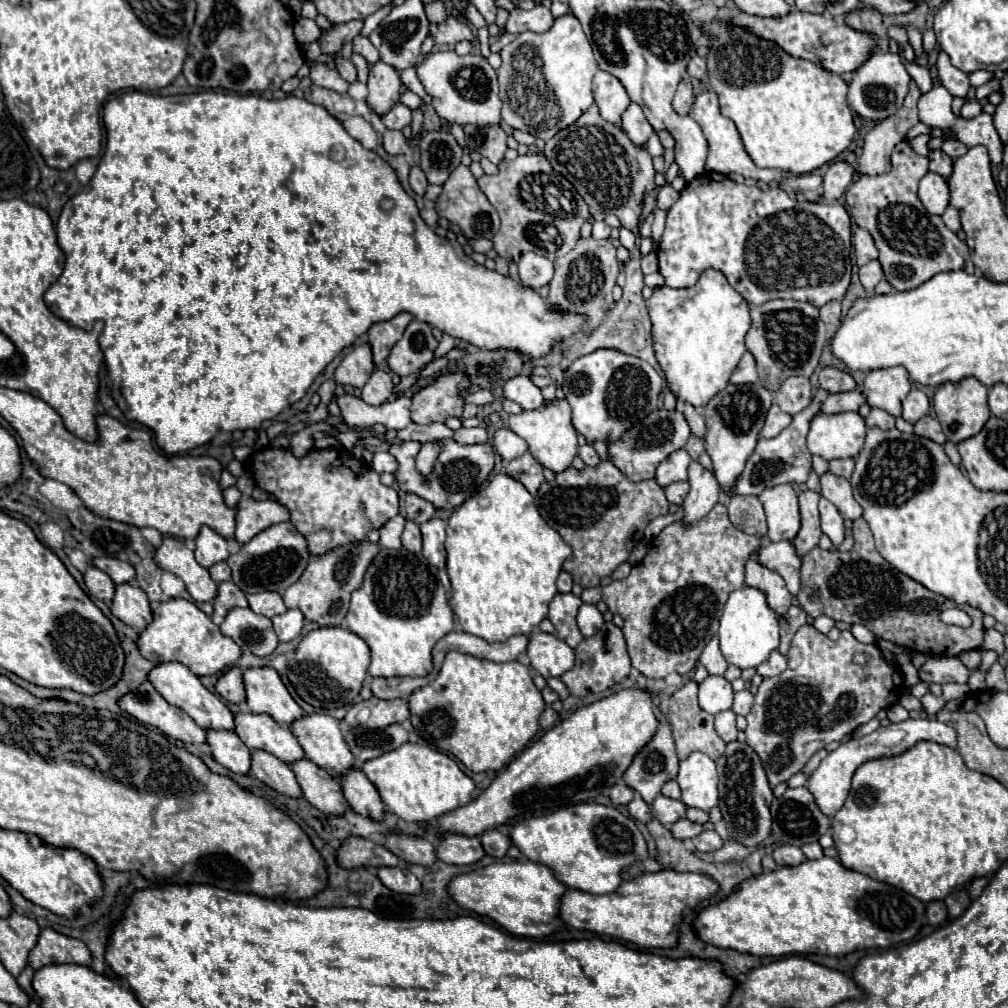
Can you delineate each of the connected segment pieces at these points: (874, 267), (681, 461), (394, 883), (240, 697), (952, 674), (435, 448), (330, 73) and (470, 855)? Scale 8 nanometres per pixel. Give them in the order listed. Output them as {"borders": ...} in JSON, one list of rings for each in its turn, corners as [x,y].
{"borders":[[[[871,261],[869,265],[863,265],[863,267],[859,269],[859,279],[861,279],[867,295],[871,295],[873,289],[875,289],[875,285],[883,279],[881,263],[879,263],[879,261]]],[[[679,449],[679,451],[673,451],[659,467],[657,467],[657,483],[661,487],[669,485],[669,483],[675,483],[675,481],[687,481],[687,467],[691,463],[691,457],[685,449]]],[[[381,867],[379,869],[379,879],[385,887],[389,887],[395,893],[405,893],[405,895],[421,893],[421,881],[409,869]]],[[[231,667],[227,669],[217,685],[215,685],[217,693],[229,701],[229,703],[243,703],[245,701],[245,683],[243,683],[243,671],[237,669],[237,667]]],[[[931,657],[921,669],[919,677],[927,683],[967,683],[973,671],[960,671],[958,657]]],[[[425,443],[425,445],[421,445],[421,449],[417,453],[417,471],[421,473],[423,481],[429,481],[439,453],[441,453],[441,445],[439,443]]],[[[313,65],[311,67],[311,81],[323,89],[331,89],[337,93],[347,93],[349,83],[341,79],[341,75],[335,69],[327,69],[327,65]]],[[[445,833],[437,845],[437,855],[441,861],[451,865],[473,865],[485,857],[485,851],[479,837]]]]}

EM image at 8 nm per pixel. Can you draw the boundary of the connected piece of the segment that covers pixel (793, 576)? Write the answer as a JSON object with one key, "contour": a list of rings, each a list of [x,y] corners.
{"contour":[[[791,541],[767,543],[759,551],[759,563],[771,571],[777,571],[785,583],[789,593],[795,597],[799,593],[799,569],[801,557],[797,557]]]}

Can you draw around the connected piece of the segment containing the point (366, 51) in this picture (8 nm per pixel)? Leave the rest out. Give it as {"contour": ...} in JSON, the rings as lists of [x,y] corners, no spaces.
{"contour":[[[355,37],[353,39],[353,49],[355,49],[355,53],[359,53],[361,57],[365,57],[365,61],[369,63],[369,65],[375,65],[377,61],[379,61],[379,53],[377,53],[377,49],[371,45],[371,41],[367,39],[367,37]]]}

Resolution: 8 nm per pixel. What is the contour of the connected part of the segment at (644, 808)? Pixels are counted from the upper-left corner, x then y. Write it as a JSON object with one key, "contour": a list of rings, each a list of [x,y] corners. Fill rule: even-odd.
{"contour":[[[639,795],[633,797],[633,801],[627,805],[627,809],[629,809],[629,815],[631,815],[633,819],[641,821],[641,823],[649,823],[649,821],[653,819],[653,813],[651,813],[649,805],[647,805]]]}

